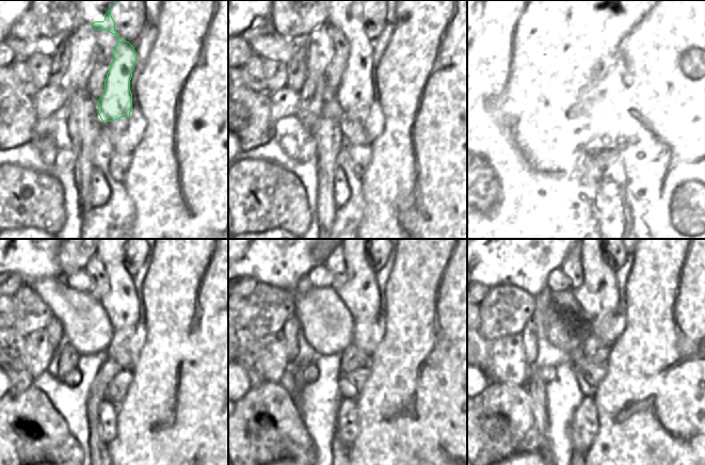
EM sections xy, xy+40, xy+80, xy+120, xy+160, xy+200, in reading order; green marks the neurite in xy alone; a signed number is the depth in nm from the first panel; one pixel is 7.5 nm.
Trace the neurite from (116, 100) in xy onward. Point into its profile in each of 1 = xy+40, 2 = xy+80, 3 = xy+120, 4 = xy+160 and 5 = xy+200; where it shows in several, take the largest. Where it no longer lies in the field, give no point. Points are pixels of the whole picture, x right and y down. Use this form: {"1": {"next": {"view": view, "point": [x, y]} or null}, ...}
{"1": {"next": {"view": "xy+40", "point": [356, 87]}}, "2": {"next": {"view": "xy+80", "point": [597, 73]}}, "3": {"next": {"view": "xy+120", "point": [121, 303]}}, "4": {"next": {"view": "xy+160", "point": [361, 295]}}, "5": {"next": {"view": "xy+200", "point": [598, 293]}}}

